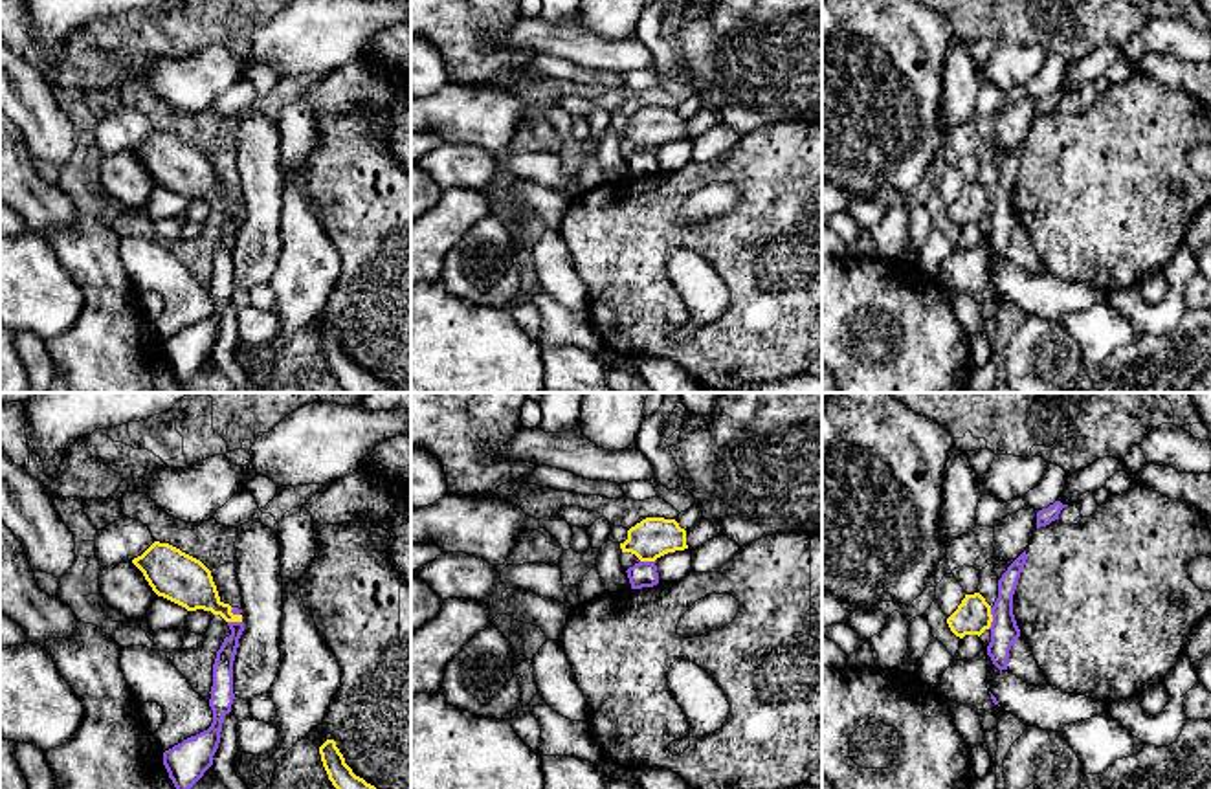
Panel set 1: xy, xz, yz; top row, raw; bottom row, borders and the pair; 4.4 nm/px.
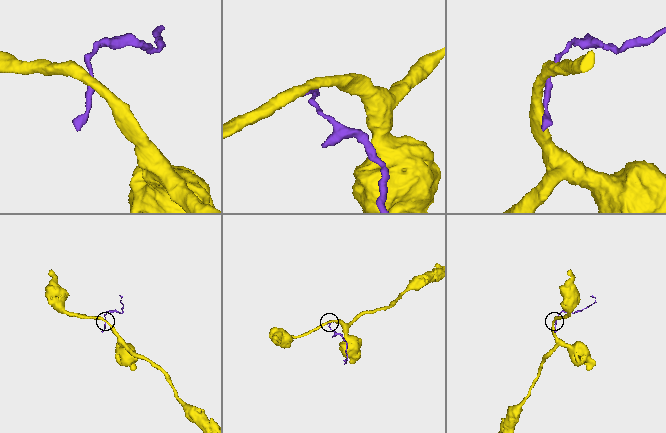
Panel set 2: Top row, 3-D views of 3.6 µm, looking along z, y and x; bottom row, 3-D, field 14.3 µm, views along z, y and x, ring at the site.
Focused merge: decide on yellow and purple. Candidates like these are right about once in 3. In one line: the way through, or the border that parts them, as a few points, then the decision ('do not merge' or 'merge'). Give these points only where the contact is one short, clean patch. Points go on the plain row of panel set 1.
border yz (991, 197), (991, 213), (988, 217); do not merge

